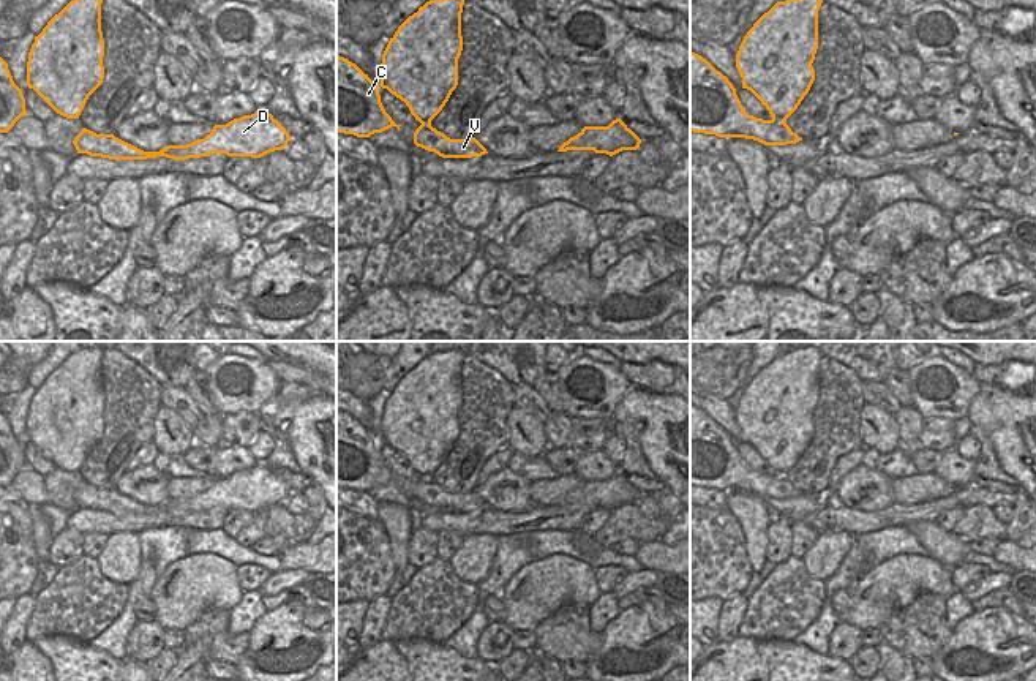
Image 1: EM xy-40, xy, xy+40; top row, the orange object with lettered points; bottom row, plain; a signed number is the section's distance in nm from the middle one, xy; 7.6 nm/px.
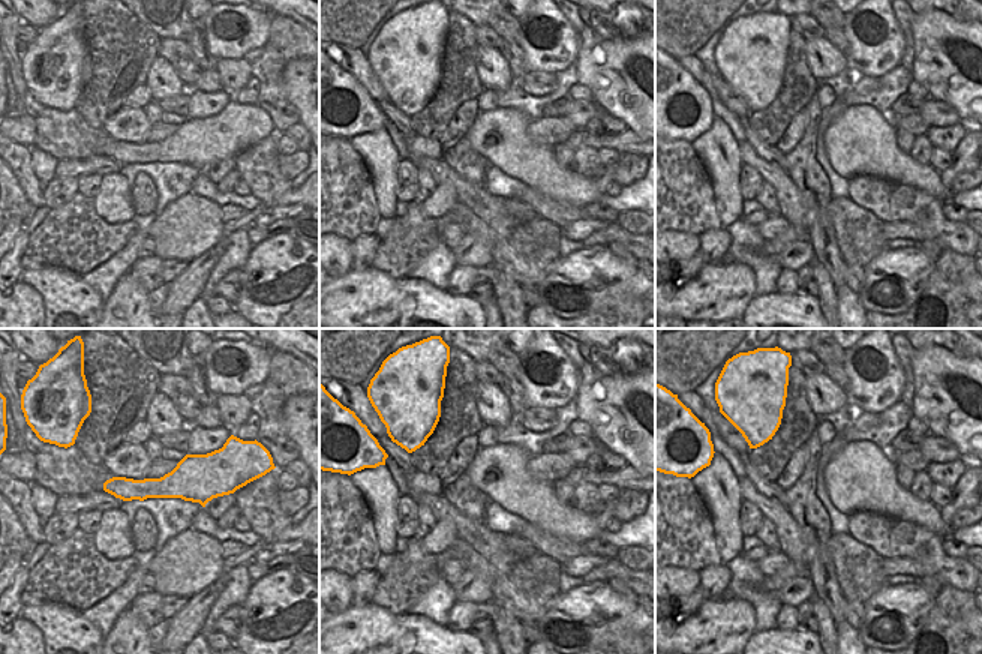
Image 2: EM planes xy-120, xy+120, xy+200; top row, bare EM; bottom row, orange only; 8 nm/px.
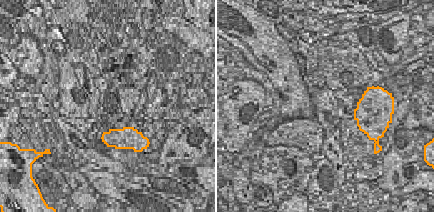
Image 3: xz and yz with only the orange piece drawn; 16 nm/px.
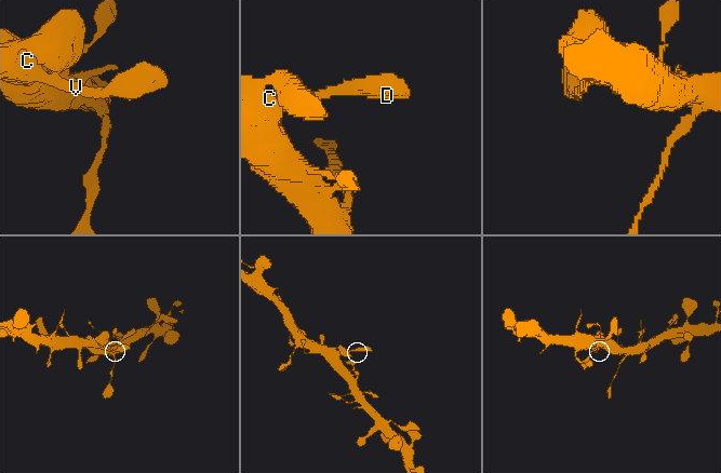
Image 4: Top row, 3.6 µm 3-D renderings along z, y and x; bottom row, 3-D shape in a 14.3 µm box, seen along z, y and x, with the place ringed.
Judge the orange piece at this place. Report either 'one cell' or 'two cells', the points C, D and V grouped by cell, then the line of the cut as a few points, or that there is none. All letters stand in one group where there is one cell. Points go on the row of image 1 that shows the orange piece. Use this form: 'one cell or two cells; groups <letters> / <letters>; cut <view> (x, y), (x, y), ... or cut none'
one cell; groups C D V; cut none

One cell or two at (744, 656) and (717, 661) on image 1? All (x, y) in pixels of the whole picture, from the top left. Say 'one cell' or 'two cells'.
one cell

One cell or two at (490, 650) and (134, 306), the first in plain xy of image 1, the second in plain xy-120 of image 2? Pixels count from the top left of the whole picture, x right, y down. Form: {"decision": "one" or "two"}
{"decision": "two"}

